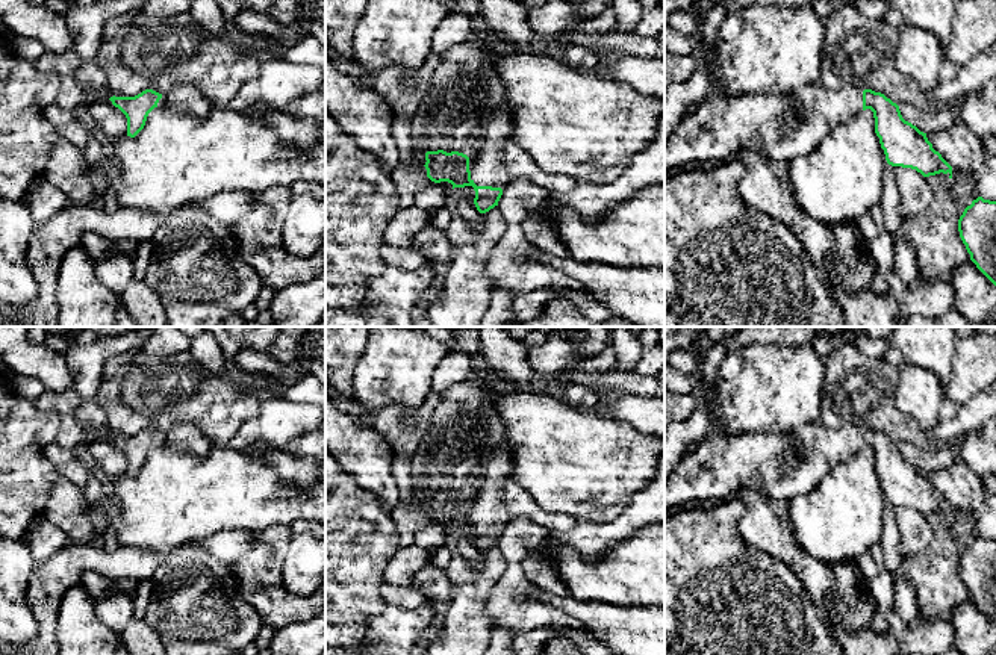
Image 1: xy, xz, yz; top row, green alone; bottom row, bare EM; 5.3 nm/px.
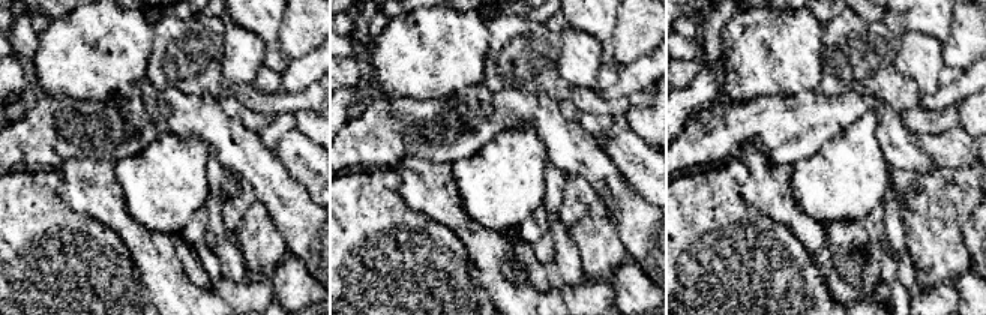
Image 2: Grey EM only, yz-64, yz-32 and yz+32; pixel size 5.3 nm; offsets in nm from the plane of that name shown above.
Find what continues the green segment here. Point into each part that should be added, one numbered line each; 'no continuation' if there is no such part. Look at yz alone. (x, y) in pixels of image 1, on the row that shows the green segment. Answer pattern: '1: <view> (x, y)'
1: yz (781, 126)

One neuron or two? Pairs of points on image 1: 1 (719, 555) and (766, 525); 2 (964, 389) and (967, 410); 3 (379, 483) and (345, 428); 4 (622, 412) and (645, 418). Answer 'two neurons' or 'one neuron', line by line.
1: two neurons
2: two neurons
3: one neuron
4: one neuron

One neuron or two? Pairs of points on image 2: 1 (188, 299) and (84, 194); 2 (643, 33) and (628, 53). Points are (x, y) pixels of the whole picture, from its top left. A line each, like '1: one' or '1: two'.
1: one
2: one

